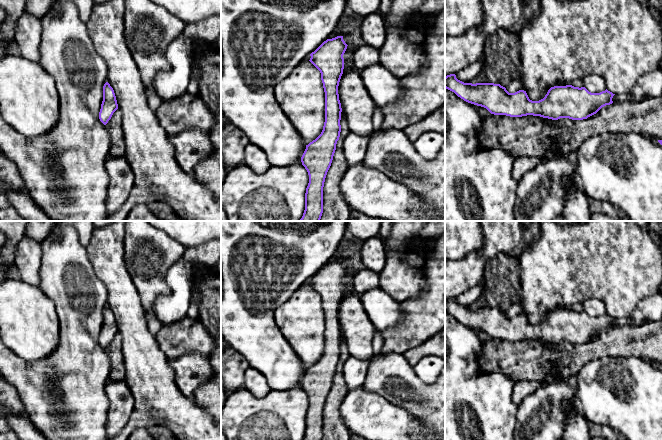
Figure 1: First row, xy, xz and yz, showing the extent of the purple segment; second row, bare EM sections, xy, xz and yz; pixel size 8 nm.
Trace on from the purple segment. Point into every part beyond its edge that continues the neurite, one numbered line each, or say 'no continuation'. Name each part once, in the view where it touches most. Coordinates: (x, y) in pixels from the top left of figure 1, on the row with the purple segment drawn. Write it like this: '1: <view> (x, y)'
no continuation

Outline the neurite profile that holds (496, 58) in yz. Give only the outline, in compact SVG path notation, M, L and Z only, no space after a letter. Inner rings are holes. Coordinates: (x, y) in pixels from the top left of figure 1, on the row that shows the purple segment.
M500 29L485 41L485 64L476 83L494 83L506 87L521 73L519 37Z

